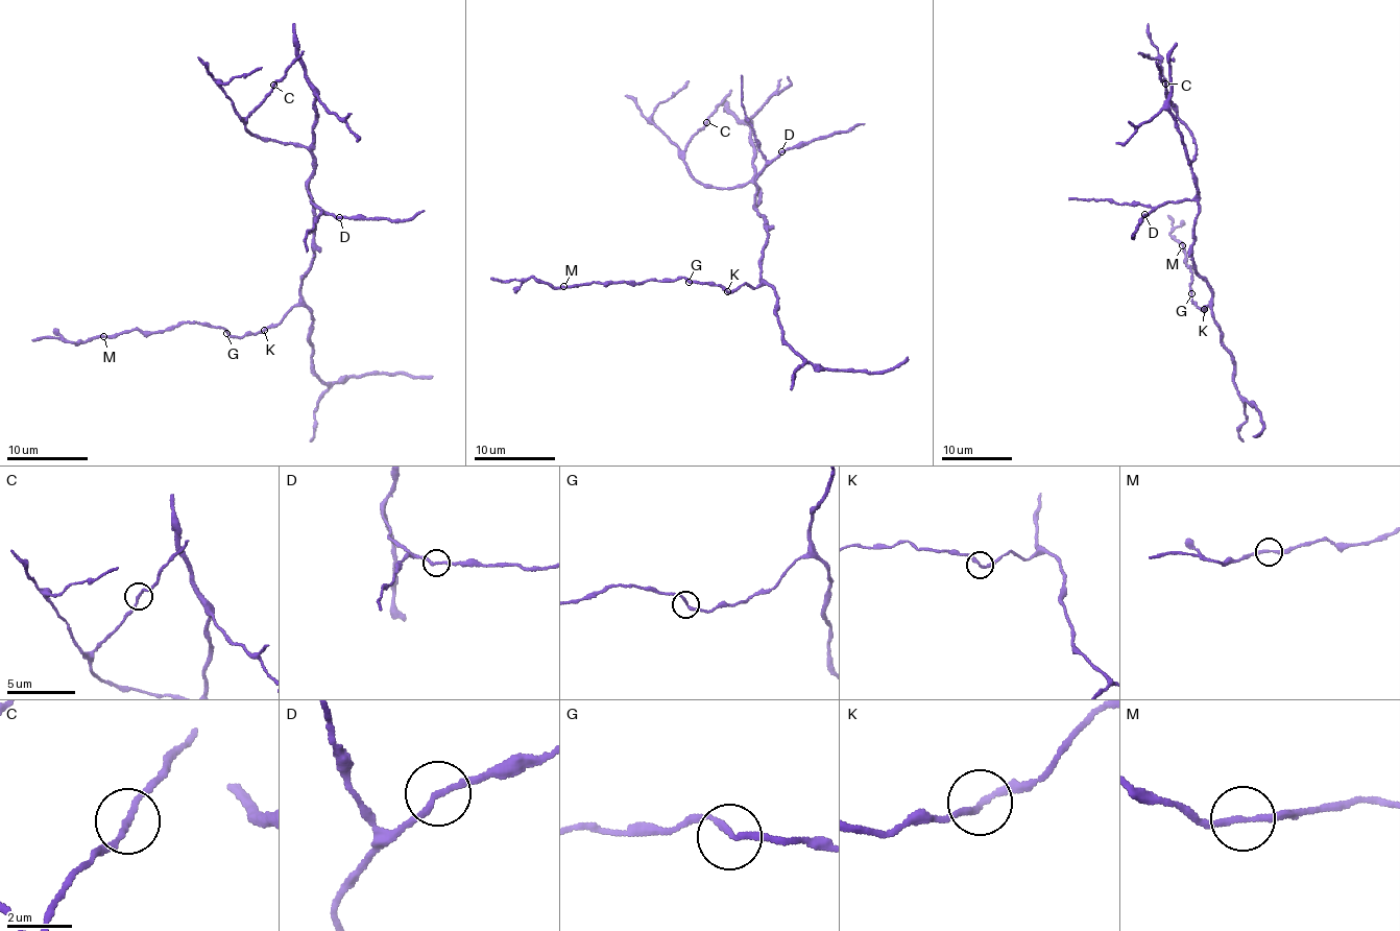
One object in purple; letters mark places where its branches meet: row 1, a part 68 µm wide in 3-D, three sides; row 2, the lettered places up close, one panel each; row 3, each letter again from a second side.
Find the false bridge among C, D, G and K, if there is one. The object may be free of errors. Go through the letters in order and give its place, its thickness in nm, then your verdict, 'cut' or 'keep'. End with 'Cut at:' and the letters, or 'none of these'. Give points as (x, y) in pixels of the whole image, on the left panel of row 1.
C: place (273, 85); calibre 170 nm; keep
D: place (339, 217); calibre 180 nm; keep
G: place (226, 333); calibre 180 nm; keep
K: place (264, 330); calibre 190 nm; keep
Cut at: none of these

